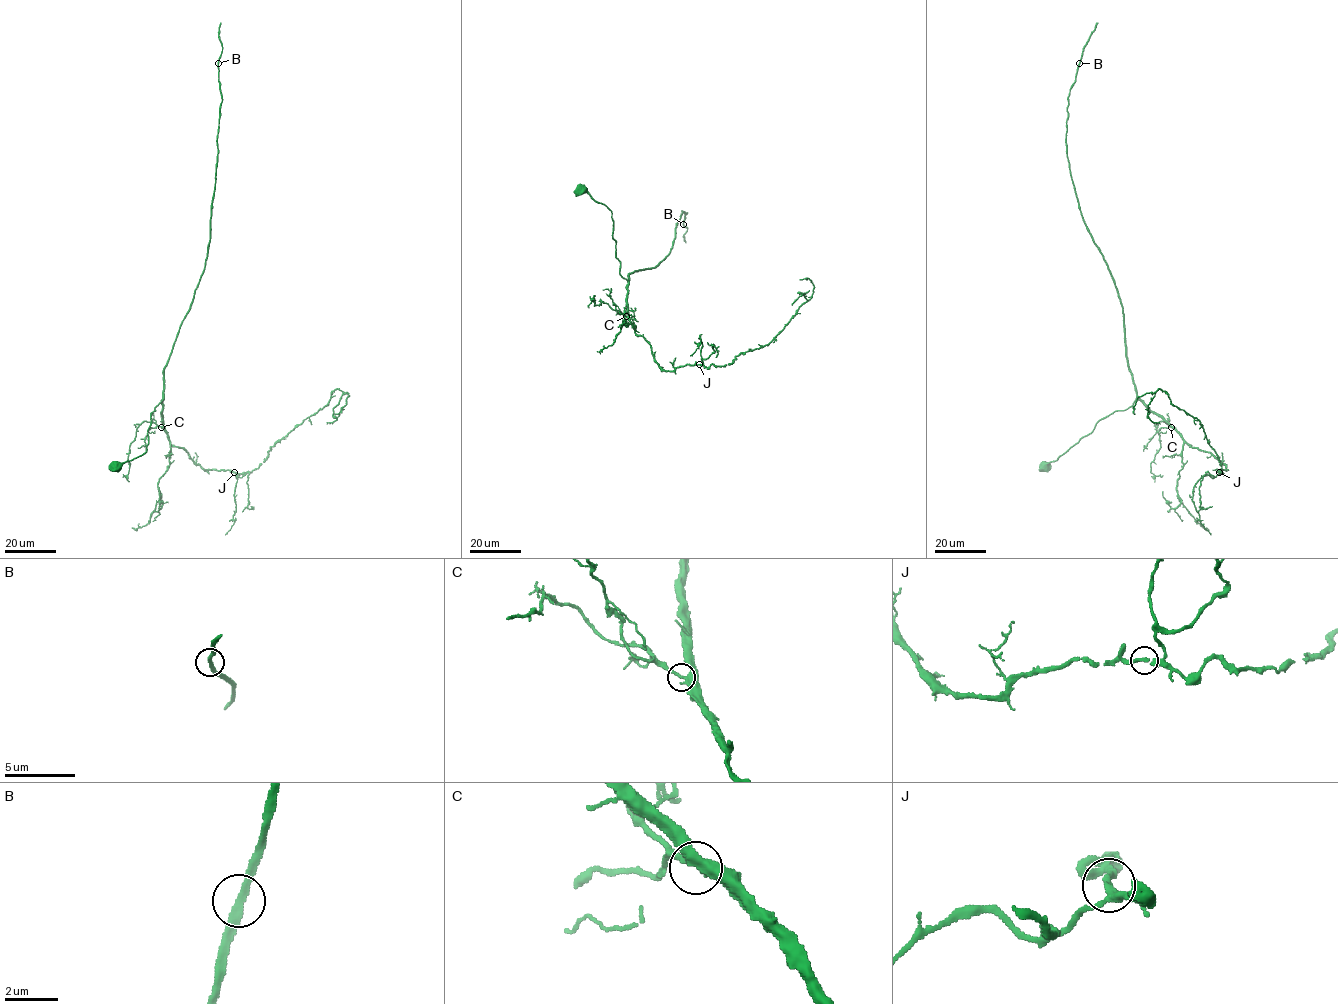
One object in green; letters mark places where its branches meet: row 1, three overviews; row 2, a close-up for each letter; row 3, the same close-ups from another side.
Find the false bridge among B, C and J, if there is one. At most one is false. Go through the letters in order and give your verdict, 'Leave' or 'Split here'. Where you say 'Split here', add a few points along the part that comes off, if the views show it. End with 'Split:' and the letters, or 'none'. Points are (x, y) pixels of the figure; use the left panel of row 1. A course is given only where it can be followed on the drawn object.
B: Leave
C: Leave
J: Leave
Split: none

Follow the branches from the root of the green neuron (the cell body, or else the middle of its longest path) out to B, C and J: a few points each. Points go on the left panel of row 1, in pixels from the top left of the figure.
B: (114, 466), (146, 451), (150, 414), (162, 398), (164, 368), (204, 268), (222, 101), (218, 63)
C: (114, 466), (113, 463), (130, 461), (146, 451), (150, 414), (163, 399), (161, 427)
J: (114, 466), (146, 451), (150, 414), (163, 399), (162, 423), (169, 443), (182, 447), (206, 470), (234, 472)

